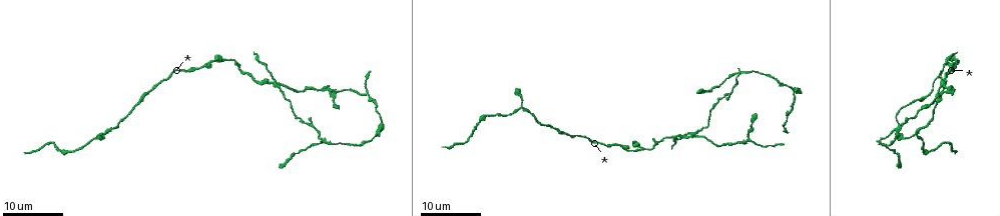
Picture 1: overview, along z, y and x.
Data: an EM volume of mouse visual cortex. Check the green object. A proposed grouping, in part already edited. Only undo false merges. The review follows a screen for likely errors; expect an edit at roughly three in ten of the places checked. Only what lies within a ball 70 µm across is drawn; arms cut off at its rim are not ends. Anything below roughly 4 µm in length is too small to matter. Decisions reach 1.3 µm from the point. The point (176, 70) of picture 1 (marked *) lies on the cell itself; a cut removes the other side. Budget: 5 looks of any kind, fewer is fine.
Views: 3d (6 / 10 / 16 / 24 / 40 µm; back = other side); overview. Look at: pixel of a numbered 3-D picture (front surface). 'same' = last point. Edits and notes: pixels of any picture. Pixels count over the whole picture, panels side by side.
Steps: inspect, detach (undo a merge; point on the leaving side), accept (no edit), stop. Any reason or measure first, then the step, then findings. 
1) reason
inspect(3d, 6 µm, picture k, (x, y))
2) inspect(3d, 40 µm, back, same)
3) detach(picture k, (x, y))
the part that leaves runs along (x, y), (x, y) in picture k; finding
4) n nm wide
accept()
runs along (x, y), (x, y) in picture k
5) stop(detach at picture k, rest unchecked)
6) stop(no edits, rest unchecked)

looks like a crossing
inspect(3d, 16 µm, picture 1, (697, 135))

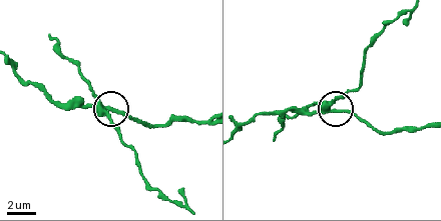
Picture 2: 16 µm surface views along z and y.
zoom in
inspect(3d, 6 µm, picture 2, (105, 113))

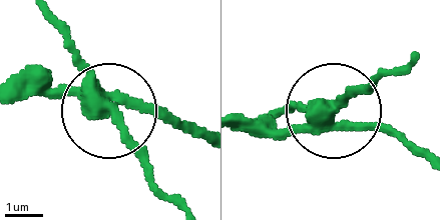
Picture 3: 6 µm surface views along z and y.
4 arms
detach(picture 3, (122, 142))
the part that leaves runs along (95, 104), (181, 206) in picture 3; two cells meet here

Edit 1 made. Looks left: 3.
three arms meet
inspect(3d, 16 µm, picture 1, (749, 136))

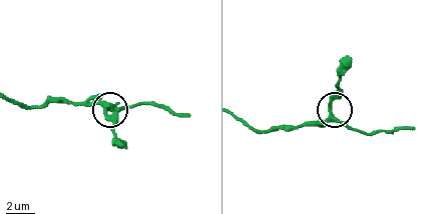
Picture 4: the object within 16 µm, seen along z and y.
zoom in
inspect(3d, 6 µm, picture 4, (332, 112))

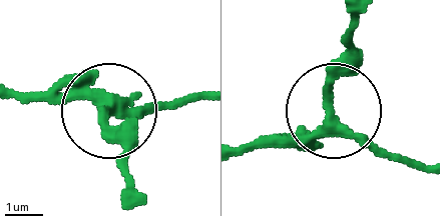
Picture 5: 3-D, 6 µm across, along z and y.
3 arms
accept()
runs along (244, 147), (292, 144), (320, 119), (349, 17) in picture 5; one cell here

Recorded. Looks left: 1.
stop(detach at picture 3, rest unchecked)

